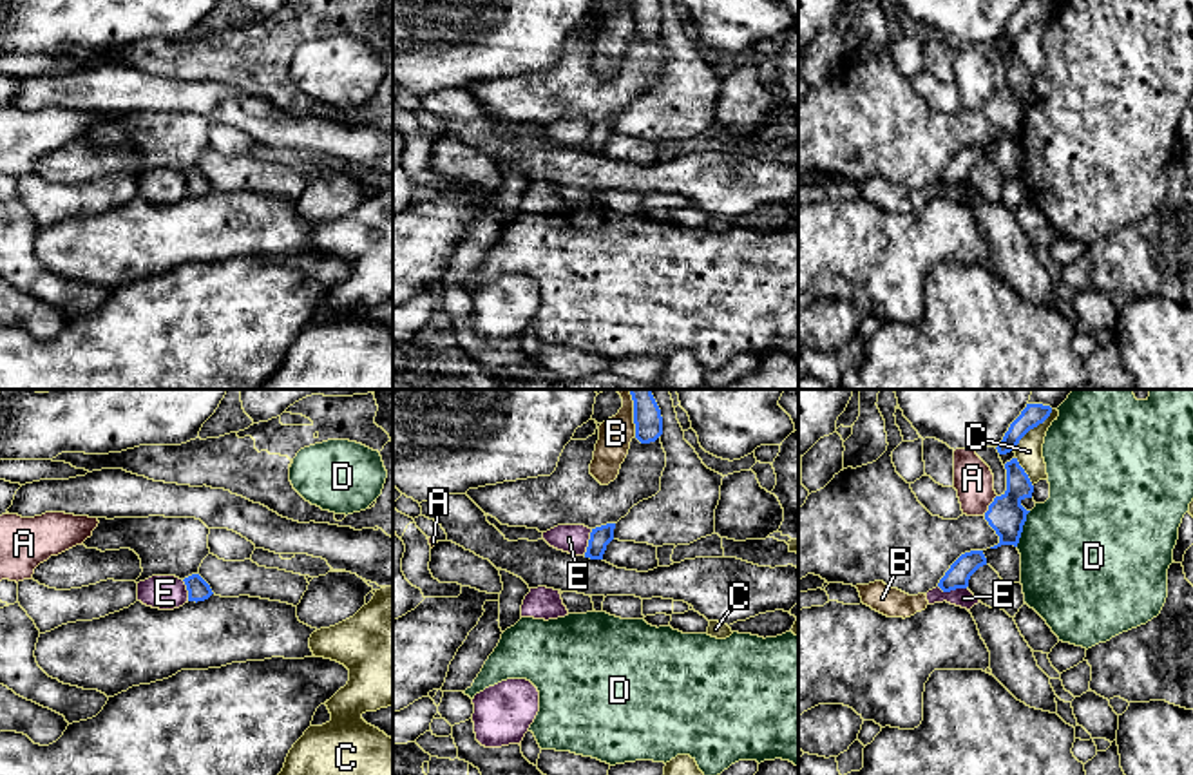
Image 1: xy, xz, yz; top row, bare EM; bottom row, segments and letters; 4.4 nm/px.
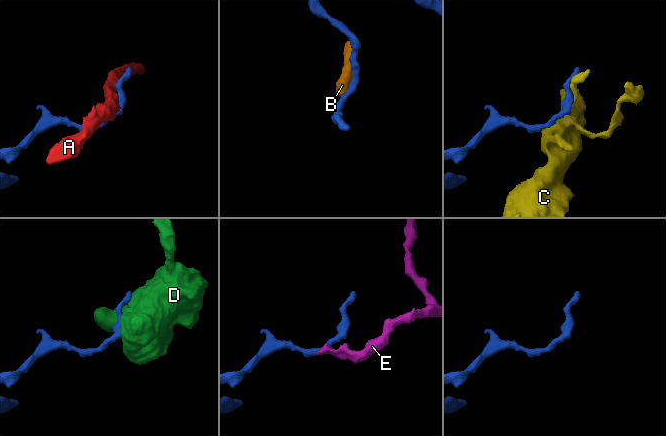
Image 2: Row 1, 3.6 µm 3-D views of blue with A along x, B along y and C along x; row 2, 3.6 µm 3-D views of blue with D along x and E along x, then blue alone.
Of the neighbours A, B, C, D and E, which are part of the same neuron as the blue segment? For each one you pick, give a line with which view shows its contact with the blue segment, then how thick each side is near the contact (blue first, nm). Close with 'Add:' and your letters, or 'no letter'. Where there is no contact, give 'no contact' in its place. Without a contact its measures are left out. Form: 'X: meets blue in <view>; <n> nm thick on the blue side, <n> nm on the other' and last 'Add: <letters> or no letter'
Add: no letter

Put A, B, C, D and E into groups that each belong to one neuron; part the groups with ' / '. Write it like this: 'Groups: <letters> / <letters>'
Groups: A / B E / C / D

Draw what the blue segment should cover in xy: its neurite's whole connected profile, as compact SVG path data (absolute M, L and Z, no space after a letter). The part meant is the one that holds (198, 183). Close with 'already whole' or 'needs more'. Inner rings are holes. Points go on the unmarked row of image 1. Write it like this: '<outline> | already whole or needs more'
M192 168L185 172L183 176L188 185L188 196L196 196L196 197L205 196L214 188L210 179L199 168Z | already whole

